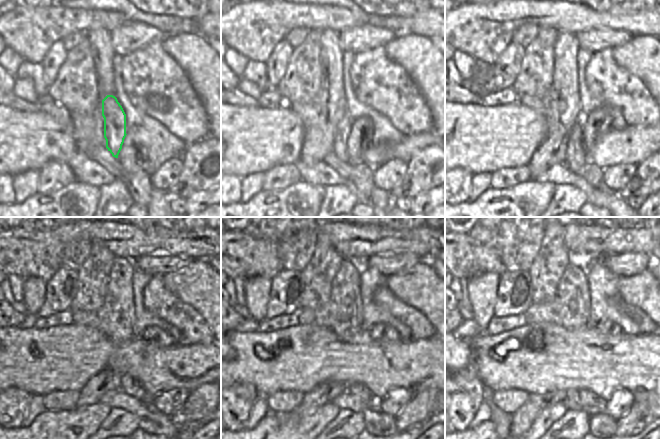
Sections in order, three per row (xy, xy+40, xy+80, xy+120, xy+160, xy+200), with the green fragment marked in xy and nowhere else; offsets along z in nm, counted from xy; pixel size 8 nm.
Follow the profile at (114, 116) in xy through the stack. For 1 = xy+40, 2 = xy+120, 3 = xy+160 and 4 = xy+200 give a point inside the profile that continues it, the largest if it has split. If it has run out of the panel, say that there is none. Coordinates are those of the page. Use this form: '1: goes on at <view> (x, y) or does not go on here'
1: goes on at xy+40 (343, 129)
2: goes on at xy+120 (135, 391)
3: goes on at xy+160 (360, 391)
4: goes on at xy+200 (592, 404)

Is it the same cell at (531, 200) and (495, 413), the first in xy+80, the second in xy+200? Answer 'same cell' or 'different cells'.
different cells

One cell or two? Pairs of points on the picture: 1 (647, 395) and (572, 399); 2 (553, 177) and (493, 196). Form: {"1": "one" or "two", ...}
{"1": "two", "2": "two"}

